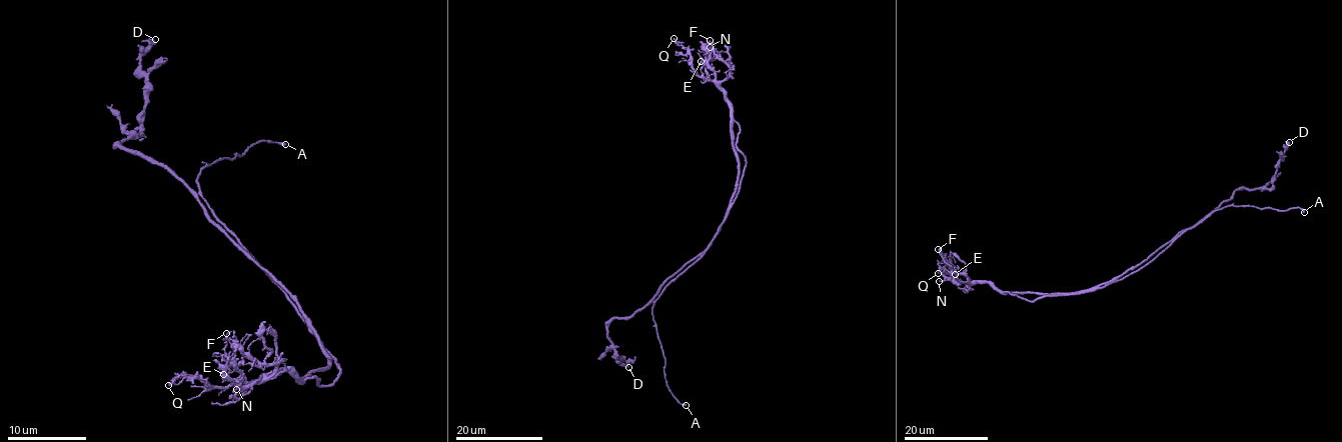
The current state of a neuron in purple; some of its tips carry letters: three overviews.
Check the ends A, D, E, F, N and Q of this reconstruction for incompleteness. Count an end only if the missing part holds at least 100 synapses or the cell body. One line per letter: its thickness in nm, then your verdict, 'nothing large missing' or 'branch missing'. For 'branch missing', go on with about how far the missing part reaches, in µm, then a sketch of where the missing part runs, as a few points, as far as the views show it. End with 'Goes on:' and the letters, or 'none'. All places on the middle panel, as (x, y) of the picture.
A: 240 nm | branch missing | 15 µm | (686, 405), (711, 416), (724, 428), (723, 432)
D: 380 nm | nothing large missing
E: 100 nm | nothing large missing
F: 150 nm | nothing large missing
N: 90 nm | nothing large missing
Q: 100 nm | nothing large missing
Goes on: A

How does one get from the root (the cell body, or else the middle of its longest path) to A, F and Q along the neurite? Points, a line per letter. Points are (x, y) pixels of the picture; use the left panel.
A: (292, 298), (235, 246), (198, 197), (200, 171), (207, 164), (243, 154), (257, 142), (285, 144)
F: (292, 298), (329, 359), (322, 370), (299, 381), (284, 370), (267, 377), (278, 362), (255, 359), (226, 333)
Q: (292, 298), (329, 359), (322, 370), (299, 381), (284, 370), (223, 387), (182, 376), (168, 385)

